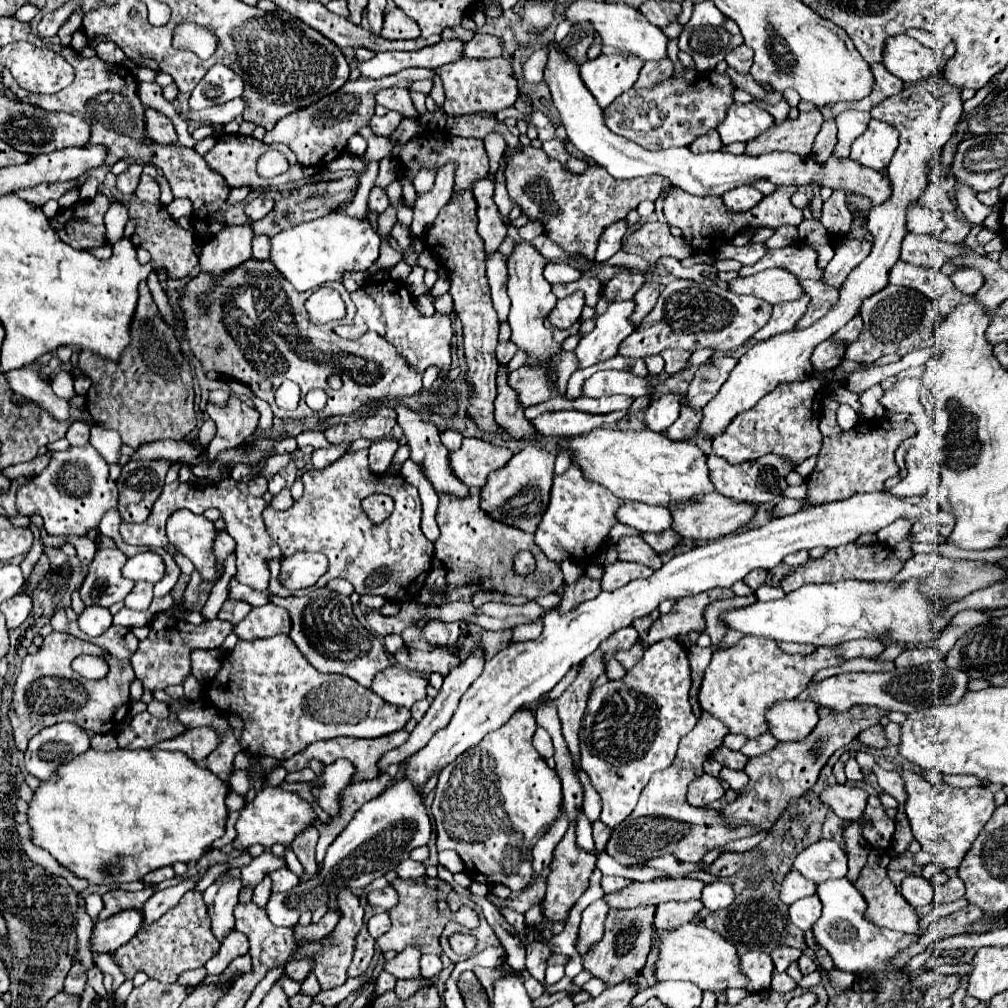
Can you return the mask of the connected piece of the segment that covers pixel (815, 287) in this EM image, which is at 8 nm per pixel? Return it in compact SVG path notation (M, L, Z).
M802 280L802 288L810 296L810 304L804 318L796 324L796 328L808 328L810 324L826 316L826 312L830 312L830 308L834 306L834 300L838 300L840 292L840 288L830 288L822 280Z

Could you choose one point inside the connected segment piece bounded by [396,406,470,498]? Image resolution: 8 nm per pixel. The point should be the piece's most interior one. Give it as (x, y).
(424, 439)

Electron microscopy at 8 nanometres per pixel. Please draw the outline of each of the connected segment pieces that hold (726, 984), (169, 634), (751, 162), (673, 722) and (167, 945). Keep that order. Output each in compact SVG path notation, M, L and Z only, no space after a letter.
M688 922L678 930L670 930L670 932L656 930L652 944L654 942L660 942L660 960L656 964L658 980L688 980L700 986L702 990L710 990L710 992L724 992L728 988L746 988L748 984L746 976L742 976L740 956L734 944L730 944L726 938L718 936L718 932L706 926Z
M166 614L154 616L154 626L150 626L150 636L140 642L136 654L130 658L136 676L142 680L144 688L150 692L162 690L166 686L182 684L190 674L190 652L194 649L216 649L222 646L226 637L232 632L232 624L226 620L206 620L200 626L182 622L180 618L168 618Z
M546 42L542 44L548 52L548 64L544 72L544 80L552 94L552 104L560 112L562 124L566 126L570 142L590 160L598 162L602 168L608 170L610 176L618 180L626 178L638 178L638 176L650 176L650 174L662 174L668 176L674 186L680 186L688 194L694 196L724 196L726 192L756 184L760 180L770 180L776 186L820 186L820 188L832 188L842 190L848 196L870 196L872 204L880 204L890 196L890 182L888 176L882 176L880 172L874 172L872 168L862 168L862 164L854 164L848 158L830 158L824 164L818 164L810 156L798 156L790 152L770 152L762 156L746 156L746 154L730 154L730 152L710 152L710 154L692 154L690 148L668 148L668 150L646 150L632 140L624 140L624 136L618 136L610 132L604 124L604 110L596 104L592 92L586 88L586 84L580 78L578 64L562 52L558 42Z
M662 640L658 644L652 644L644 652L644 658L624 678L610 680L608 684L592 690L580 732L580 750L582 750L580 768L588 774L590 784L602 798L600 820L606 826L614 828L632 814L638 796L642 788L648 784L650 776L656 770L664 770L672 764L680 738L686 736L698 722L690 706L688 690L690 690L688 658L684 646L680 646L676 640Z
M186 892L182 900L158 922L154 922L148 930L138 932L128 944L118 948L114 952L114 960L118 962L126 980L132 980L138 970L144 970L150 978L158 978L160 982L176 982L182 972L202 968L218 952L218 948L220 944L210 932L210 920L202 902L202 894Z

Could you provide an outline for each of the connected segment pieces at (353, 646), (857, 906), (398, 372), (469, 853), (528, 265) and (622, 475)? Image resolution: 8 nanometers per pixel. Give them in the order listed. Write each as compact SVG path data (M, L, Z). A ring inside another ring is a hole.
M320 588L320 590L312 592L310 596L302 596L302 598L272 596L272 604L282 606L290 612L290 616L292 616L290 638L296 642L296 646L300 648L304 658L316 670L326 672L326 674L344 674L344 676L350 676L352 680L356 680L358 684L362 684L364 688L370 688L374 676L378 672L386 670L386 666L390 666L384 644L358 622L358 618L352 612L352 604L350 604L348 596L332 592L328 588ZM308 602L312 604L310 620L306 618Z
M848 878L826 880L826 882L818 884L816 894L824 904L822 916L818 918L818 922L812 928L816 942L824 950L828 950L830 958L834 960L834 964L840 970L856 974L856 976L868 974L866 978L878 984L872 988L876 1004L916 1002L926 994L926 988L912 988L914 978L910 976L906 966L890 970L892 960L902 950L906 950L918 942L918 938L920 938L918 934L902 934L902 932L894 932L894 930L886 930L886 928L878 928L876 924L870 924L870 920L866 920L866 916L864 916L866 900L862 900L862 894L854 888L854 884Z
M250 258L244 264L240 264L238 268L234 268L234 272L226 272L226 276L222 276L222 280L210 280L210 276L206 276L206 272L200 272L196 278L190 278L186 282L186 286L180 290L180 298L178 298L178 304L186 316L186 336L190 342L192 356L198 358L204 374L214 370L218 374L224 374L232 380L246 384L258 398L266 400L272 406L274 416L278 416L282 420L286 420L286 418L302 420L306 416L320 416L320 418L344 416L344 414L360 412L362 408L376 408L378 404L382 404L382 400L394 400L394 398L418 394L418 388L422 388L422 376L408 368L406 360L385 338L375 332L367 332L359 340L344 340L334 332L334 322L328 322L322 326L312 324L304 310L304 302L308 300L310 294L312 294L312 290L298 292L278 272L278 268L274 268L274 264L270 264L270 260ZM334 372L340 374L344 380L344 386L338 392L326 384L326 378ZM264 378L272 380L270 390L260 388L260 380L264 380ZM282 380L294 380L302 390L300 406L294 412L280 410L274 402L274 392L282 384ZM312 388L320 388L328 394L328 404L322 410L312 410L304 402L308 390L312 390Z
M518 710L504 726L440 772L432 802L438 850L458 852L472 880L506 884L514 892L530 884L530 850L540 834L554 824L562 804L558 774L534 750L534 732L532 710Z
M522 240L520 244L514 244L514 250L508 258L508 272L510 272L508 296L512 300L508 322L512 328L512 342L520 350L528 352L526 364L546 364L548 366L550 356L560 352L560 342L576 332L574 330L558 330L550 322L546 322L548 312L556 306L556 296L552 294L552 286L544 278L546 262L548 260L530 242Z
M595 428L588 434L574 436L562 442L562 448L576 452L576 464L584 470L588 480L608 488L622 500L636 500L656 506L694 504L694 496L716 492L706 454L694 442L672 442L668 436L652 430L608 430ZM650 500L650 502L648 502Z

